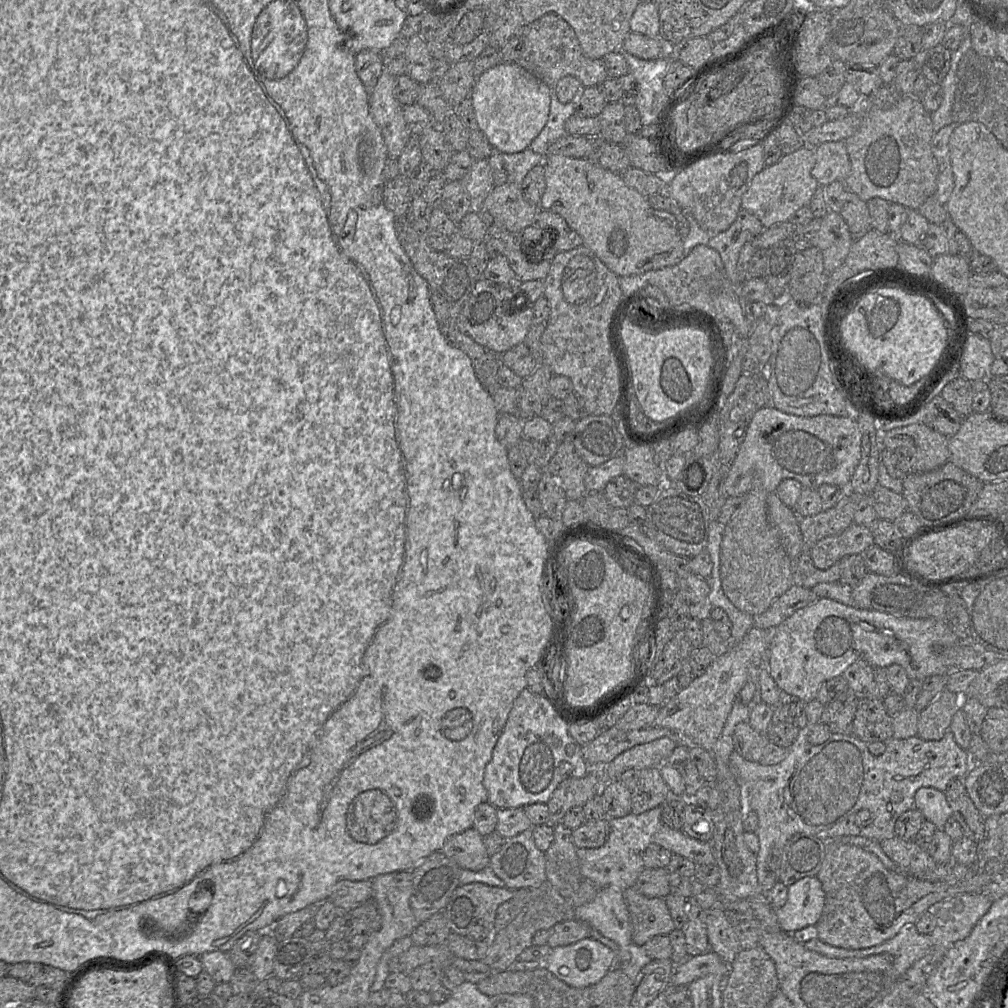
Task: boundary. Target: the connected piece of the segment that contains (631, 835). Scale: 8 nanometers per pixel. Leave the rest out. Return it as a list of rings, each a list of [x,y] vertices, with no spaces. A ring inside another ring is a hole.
[[[661,806],[654,807],[640,814],[628,813],[623,817],[608,818],[609,835],[605,843],[598,848],[577,848],[583,879],[589,879],[598,888],[615,887],[622,891],[635,886],[645,868],[643,853],[652,842],[653,834],[663,826]]]

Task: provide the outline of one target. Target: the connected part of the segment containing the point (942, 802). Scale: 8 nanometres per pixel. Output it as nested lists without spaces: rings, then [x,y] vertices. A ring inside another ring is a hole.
[[[921,787],[915,792],[914,807],[937,829],[943,829],[945,822],[952,816],[944,792],[932,787]]]

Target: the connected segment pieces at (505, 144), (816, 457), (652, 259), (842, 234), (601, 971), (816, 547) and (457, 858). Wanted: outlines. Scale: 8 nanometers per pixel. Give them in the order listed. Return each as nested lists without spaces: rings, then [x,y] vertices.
[[[501,62],[476,78],[469,95],[478,129],[494,150],[517,153],[529,149],[545,127],[551,102],[551,89],[517,63]]]
[[[774,407],[759,408],[752,417],[738,452],[724,479],[723,489],[727,497],[745,495],[752,487],[753,476],[761,477],[761,486],[775,492],[784,479],[794,479],[803,488],[817,489],[823,484],[848,487],[861,458],[861,431],[854,418],[817,415],[797,416],[781,412]]]
[[[548,154],[544,158],[545,191],[539,202],[539,209],[559,214],[576,231],[600,261],[618,277],[643,274],[679,263],[684,258],[683,237],[678,231],[675,217],[654,209],[643,196],[625,183],[621,173],[609,171],[588,158]]]
[[[832,211],[821,219],[821,225],[815,234],[805,237],[810,239],[812,247],[821,251],[828,274],[844,262],[854,242],[842,216]]]
[[[586,938],[569,946],[552,948],[543,966],[567,985],[585,988],[598,983],[616,965],[616,952],[593,938]]]
[[[853,523],[841,534],[817,541],[810,550],[810,557],[816,568],[825,570],[845,556],[862,554],[873,544],[870,526]]]
[[[468,828],[450,836],[440,851],[456,862],[461,869],[480,871],[489,867],[488,855],[483,836],[474,828]]]

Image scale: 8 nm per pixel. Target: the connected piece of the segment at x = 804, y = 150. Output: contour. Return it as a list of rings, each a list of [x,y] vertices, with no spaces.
[[[804,145],[797,151],[783,155],[781,159],[765,166],[754,176],[747,191],[742,196],[741,209],[756,216],[765,229],[788,222],[801,208],[809,206],[819,184],[812,176],[815,165],[815,147]]]

